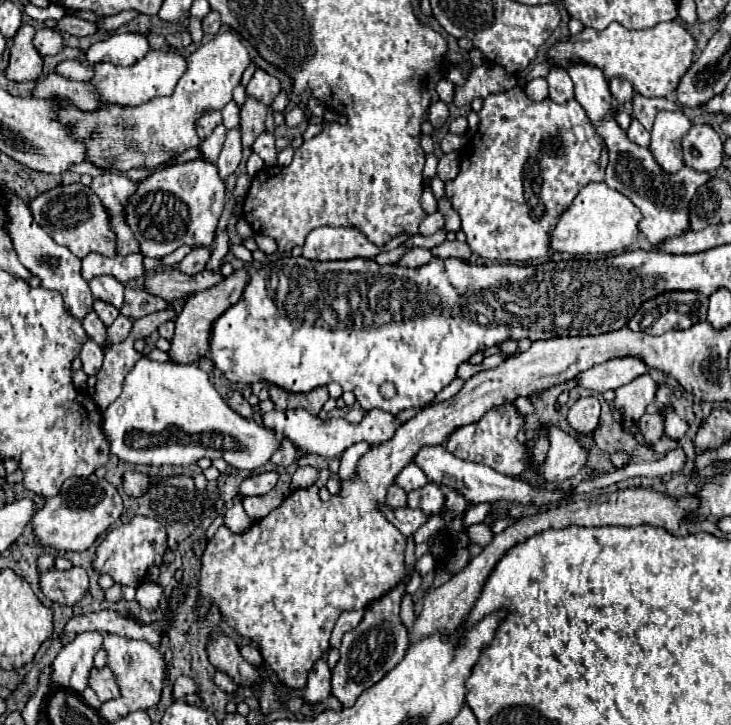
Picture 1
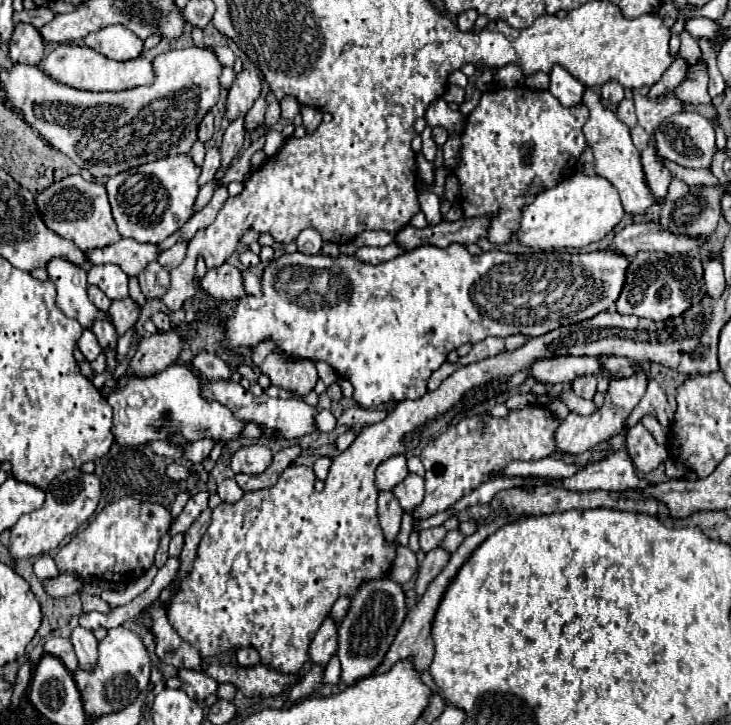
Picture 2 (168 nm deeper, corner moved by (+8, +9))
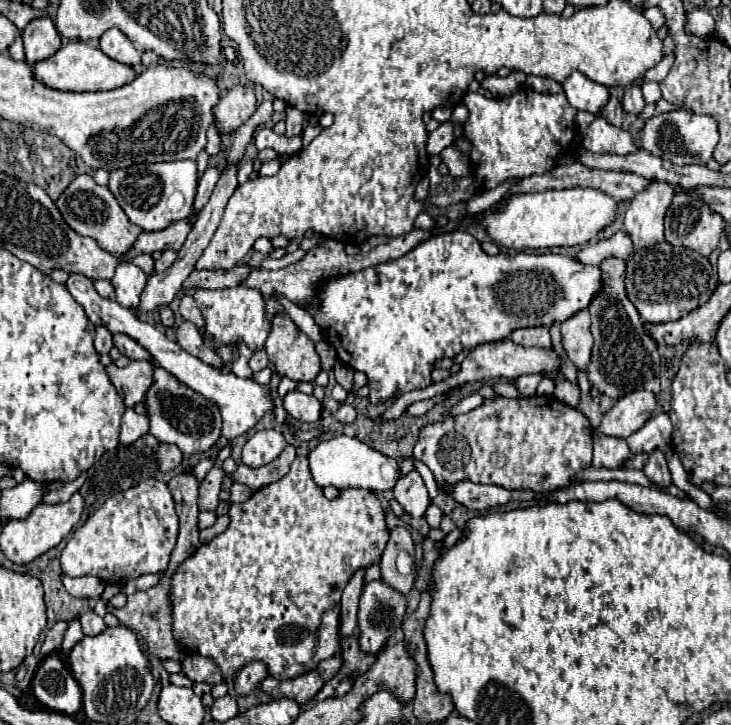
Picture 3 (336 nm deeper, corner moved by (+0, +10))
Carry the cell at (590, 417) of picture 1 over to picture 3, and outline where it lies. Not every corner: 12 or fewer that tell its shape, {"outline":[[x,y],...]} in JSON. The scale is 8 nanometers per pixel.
{"outline":[[589,312],[561,324],[563,346],[581,370],[587,368],[593,338]]}

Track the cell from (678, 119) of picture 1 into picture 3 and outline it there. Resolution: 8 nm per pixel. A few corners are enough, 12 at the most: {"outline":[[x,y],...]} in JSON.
{"outline":[[651,180],[625,212],[633,250],[663,240],[673,184]]}

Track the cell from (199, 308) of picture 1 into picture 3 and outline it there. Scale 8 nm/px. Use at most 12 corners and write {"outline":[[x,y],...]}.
{"outline":[[149,362],[111,364],[107,374],[127,408],[139,404],[153,382]]}

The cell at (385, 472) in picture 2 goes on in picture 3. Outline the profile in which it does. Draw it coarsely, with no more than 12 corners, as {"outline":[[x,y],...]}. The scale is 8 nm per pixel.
{"outline":[[345,434],[309,452],[319,488],[391,490],[395,458]]}

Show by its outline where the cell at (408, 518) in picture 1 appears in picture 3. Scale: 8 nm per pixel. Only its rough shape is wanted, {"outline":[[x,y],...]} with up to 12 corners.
{"outline":[[489,398],[423,426],[439,484],[533,492],[591,466],[587,416]]}

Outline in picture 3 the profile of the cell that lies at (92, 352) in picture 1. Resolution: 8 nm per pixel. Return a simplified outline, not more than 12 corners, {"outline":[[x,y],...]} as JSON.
{"outline":[[97,326],[95,350],[109,354],[113,334],[105,326]]}

